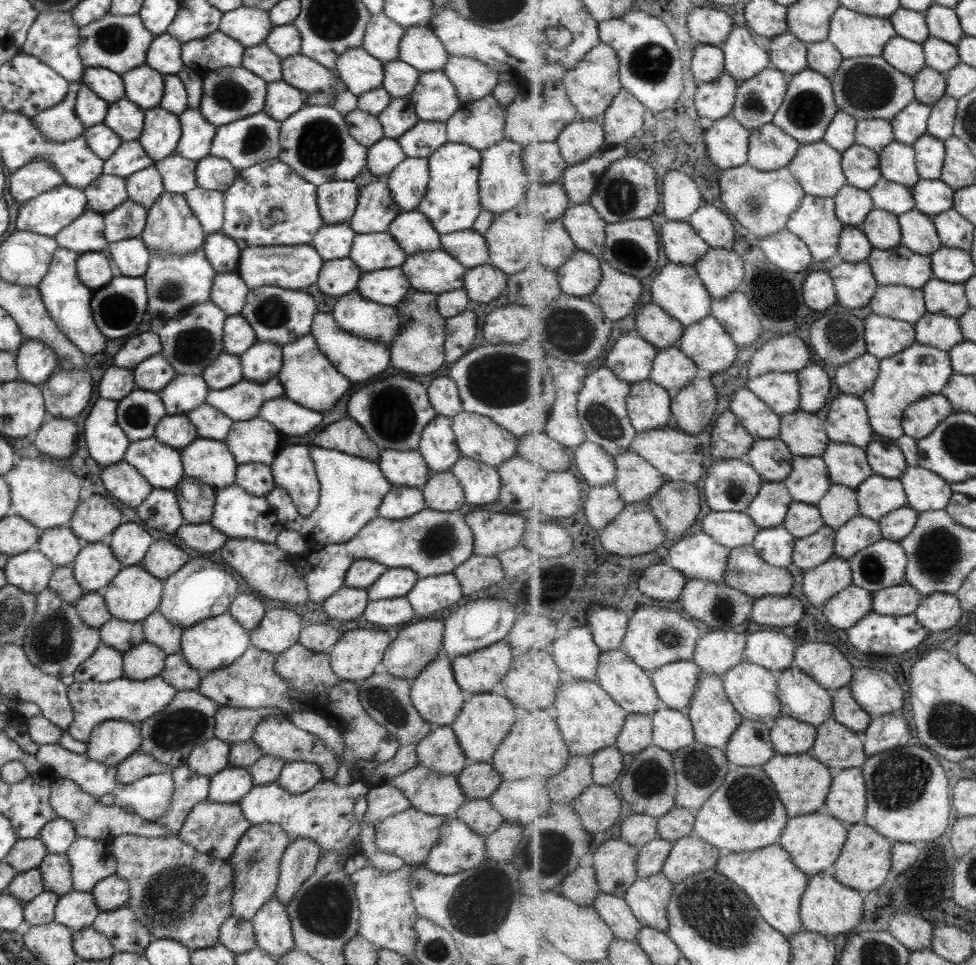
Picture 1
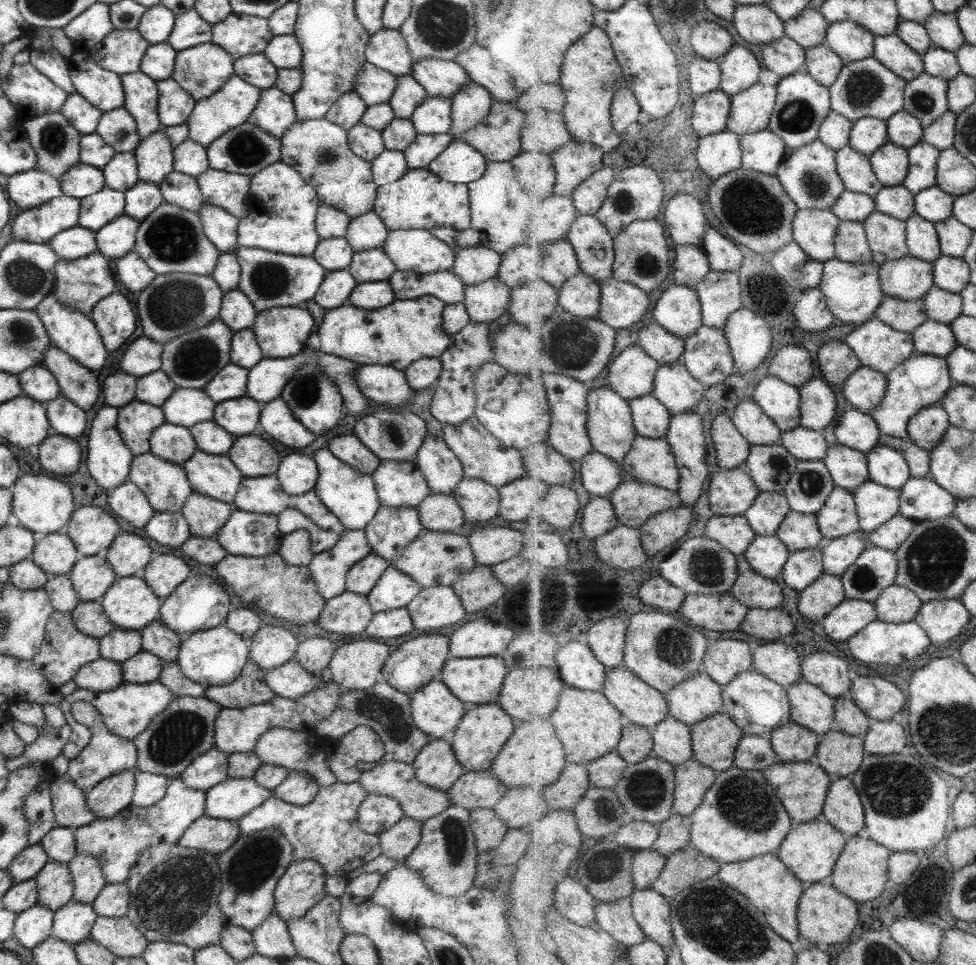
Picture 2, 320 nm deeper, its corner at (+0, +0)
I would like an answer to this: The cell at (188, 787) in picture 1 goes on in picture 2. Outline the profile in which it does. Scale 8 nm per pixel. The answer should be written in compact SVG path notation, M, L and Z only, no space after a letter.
M179 778L170 779L164 798L156 804L144 809L128 805L111 818L95 819L74 829L76 852L90 854L97 859L106 884L125 883L134 860L144 848L159 843L177 844L187 827L197 818L204 816L204 806L203 790L193 790L185 786Z

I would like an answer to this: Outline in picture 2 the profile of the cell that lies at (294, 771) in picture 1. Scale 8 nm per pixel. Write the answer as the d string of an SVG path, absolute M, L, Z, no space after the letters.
M292 770L288 771L285 780L272 790L272 794L283 802L305 806L315 798L318 789L318 784L309 773L304 770Z

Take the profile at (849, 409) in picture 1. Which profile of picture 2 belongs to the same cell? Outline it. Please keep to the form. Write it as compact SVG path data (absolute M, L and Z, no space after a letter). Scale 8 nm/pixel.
M848 405L835 428L839 442L867 454L879 445L880 426L871 414Z

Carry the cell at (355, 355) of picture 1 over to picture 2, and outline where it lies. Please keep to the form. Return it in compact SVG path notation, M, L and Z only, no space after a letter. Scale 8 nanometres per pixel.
M365 364L356 368L354 380L367 400L389 408L407 406L415 396L403 371L381 364Z

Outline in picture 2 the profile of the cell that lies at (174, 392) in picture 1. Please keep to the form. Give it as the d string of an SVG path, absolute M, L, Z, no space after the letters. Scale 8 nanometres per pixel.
M176 388L160 406L164 422L186 429L198 422L212 420L214 403L202 389Z

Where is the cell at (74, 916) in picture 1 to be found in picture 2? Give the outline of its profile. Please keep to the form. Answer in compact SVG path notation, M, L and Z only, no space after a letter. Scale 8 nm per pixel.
M71 900L54 911L50 936L72 946L89 937L95 918L91 905Z

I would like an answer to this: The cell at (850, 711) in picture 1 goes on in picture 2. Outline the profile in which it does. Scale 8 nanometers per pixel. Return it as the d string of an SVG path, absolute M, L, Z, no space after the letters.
M850 696L835 698L835 729L864 737L871 725L871 718Z

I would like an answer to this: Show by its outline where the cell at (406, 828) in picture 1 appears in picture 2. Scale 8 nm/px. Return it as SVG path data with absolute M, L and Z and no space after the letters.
M400 819L394 826L378 834L380 854L396 862L404 858L420 841L421 822L412 819Z

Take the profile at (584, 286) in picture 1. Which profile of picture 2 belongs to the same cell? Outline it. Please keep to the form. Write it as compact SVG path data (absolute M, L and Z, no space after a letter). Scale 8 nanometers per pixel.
M580 271L559 291L560 308L581 318L599 318L602 288L595 278Z

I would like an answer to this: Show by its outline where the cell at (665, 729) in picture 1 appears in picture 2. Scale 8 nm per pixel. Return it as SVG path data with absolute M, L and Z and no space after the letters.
M669 716L660 722L652 734L654 736L653 755L676 765L694 758L692 727Z

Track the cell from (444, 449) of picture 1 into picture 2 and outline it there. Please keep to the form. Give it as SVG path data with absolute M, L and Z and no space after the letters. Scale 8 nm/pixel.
M426 435L417 449L415 463L430 492L450 494L464 478L461 463L447 448L441 435Z

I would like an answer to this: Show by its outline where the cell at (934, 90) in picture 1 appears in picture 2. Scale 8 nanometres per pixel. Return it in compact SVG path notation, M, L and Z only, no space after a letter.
M924 73L915 81L908 82L907 89L904 92L904 110L917 116L917 119L921 120L926 129L949 111L948 91L949 81Z

